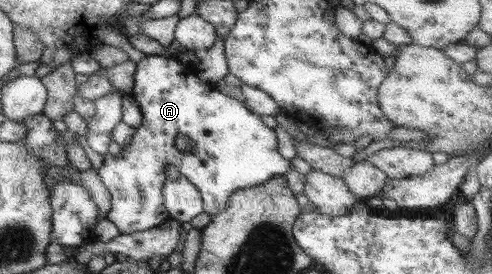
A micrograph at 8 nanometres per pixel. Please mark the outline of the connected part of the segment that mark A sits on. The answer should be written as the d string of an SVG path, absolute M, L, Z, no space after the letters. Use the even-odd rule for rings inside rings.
M146 55L137 63L131 94L142 112L141 126L134 128L135 133L131 142L124 145L120 154L105 154L103 166L97 170L112 200L108 220L114 222L120 234L148 230L170 219L162 194L162 185L166 181L166 164L176 166L182 176L196 185L202 197L204 212L210 216L224 211L230 205L228 197L235 190L264 184L270 178L282 176L290 170L290 161L278 152L278 138L273 128L266 126L261 118L253 114L240 100L231 98L215 86L202 82L195 68L183 64L177 58ZM180 134L190 138L194 144L192 151L180 151L175 145L176 136Z

